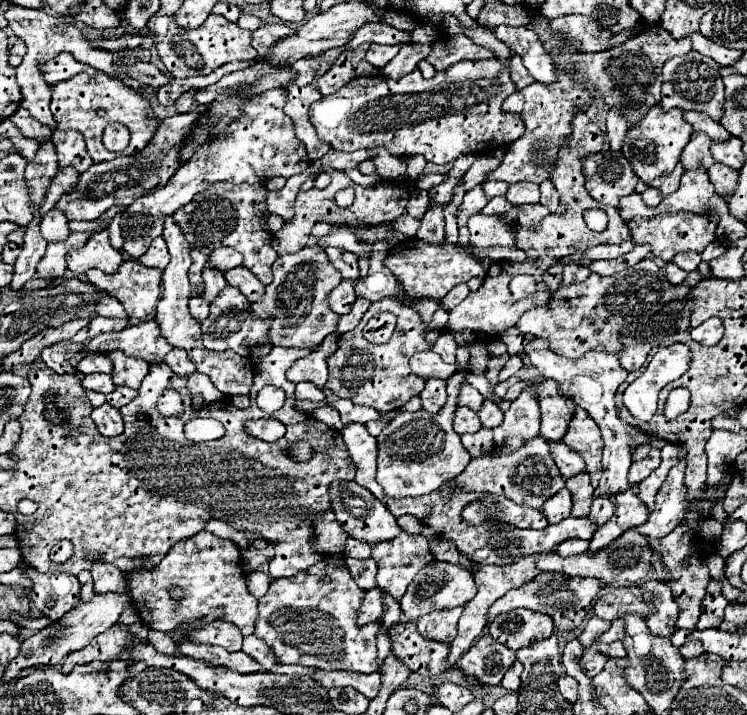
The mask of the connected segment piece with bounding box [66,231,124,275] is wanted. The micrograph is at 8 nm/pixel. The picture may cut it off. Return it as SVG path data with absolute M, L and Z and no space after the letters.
M108 231L92 235L92 239L82 247L66 257L68 269L74 273L86 273L88 269L100 269L104 273L116 273L118 265L124 261L122 253L112 249Z

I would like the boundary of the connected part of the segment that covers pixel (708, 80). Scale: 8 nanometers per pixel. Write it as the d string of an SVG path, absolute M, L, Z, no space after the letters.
M690 51L680 57L672 57L664 63L664 83L662 83L662 109L670 111L672 107L678 109L694 109L708 113L714 121L720 121L724 113L724 83L720 77L720 67L710 57L704 57L696 51Z

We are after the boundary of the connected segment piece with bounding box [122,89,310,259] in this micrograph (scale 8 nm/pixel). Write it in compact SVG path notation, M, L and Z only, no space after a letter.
M274 89L248 99L242 105L242 115L224 129L224 137L208 141L202 145L166 183L166 187L136 199L122 213L122 233L124 233L124 253L132 259L142 257L148 245L162 235L164 217L174 215L182 205L190 203L196 193L202 193L208 185L216 181L230 183L264 183L272 177L292 177L304 173L310 165L304 143L296 137L290 117L282 111L286 103L285 89Z

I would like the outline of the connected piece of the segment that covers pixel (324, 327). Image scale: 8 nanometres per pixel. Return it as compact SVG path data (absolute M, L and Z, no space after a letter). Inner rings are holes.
M308 245L292 255L282 255L272 265L274 281L266 285L266 293L252 303L252 311L260 319L270 319L268 341L278 347L316 347L326 335L336 331L340 315L328 307L328 293L342 281L340 273L328 261L320 245Z

